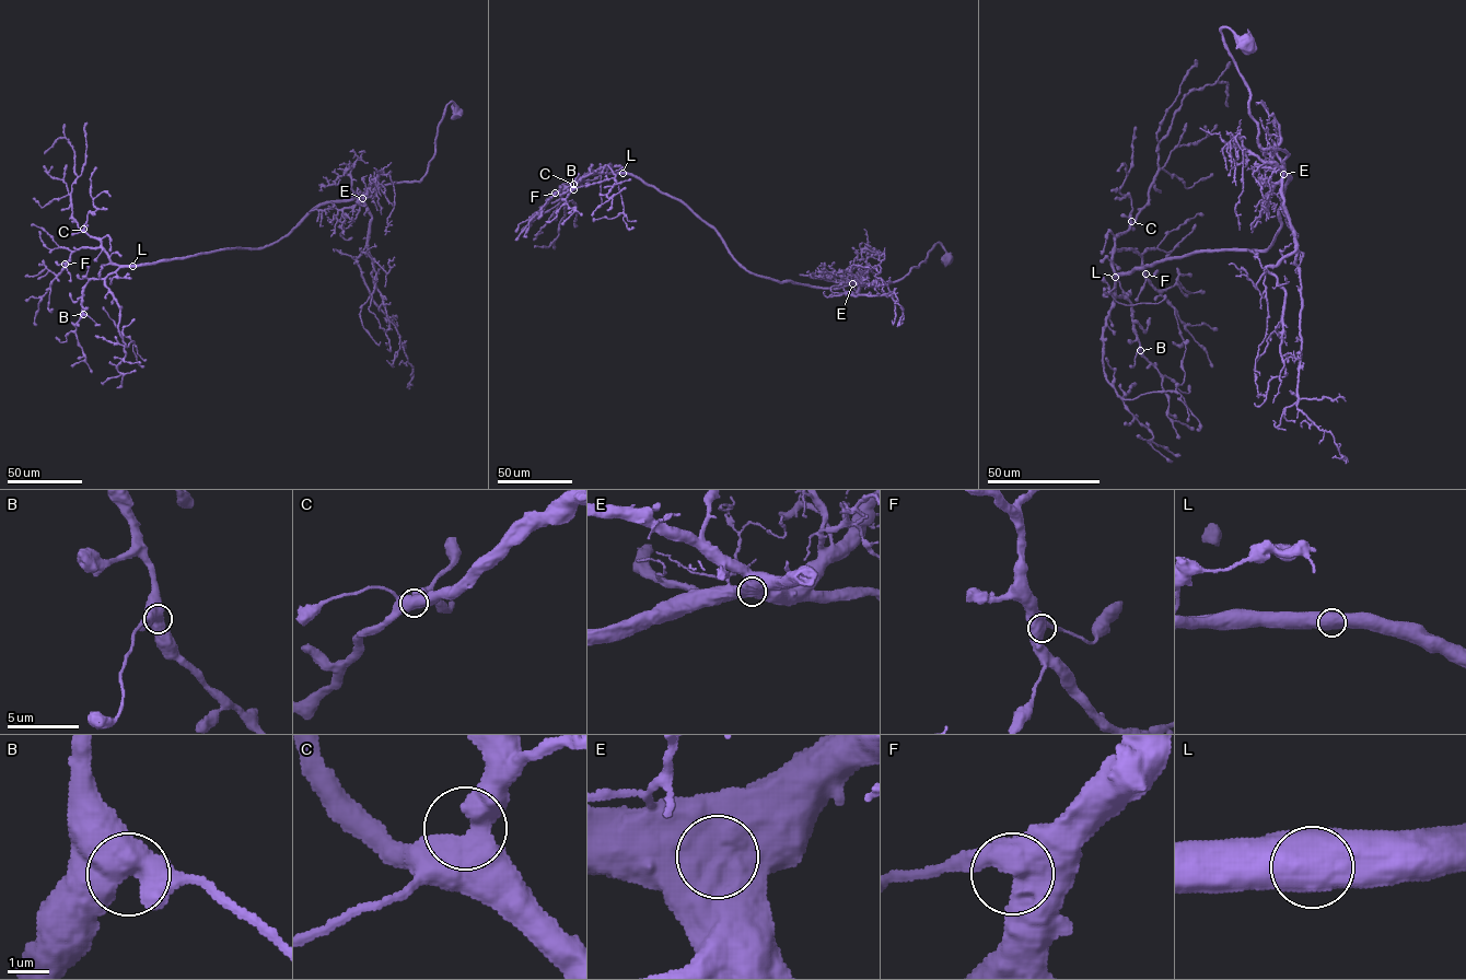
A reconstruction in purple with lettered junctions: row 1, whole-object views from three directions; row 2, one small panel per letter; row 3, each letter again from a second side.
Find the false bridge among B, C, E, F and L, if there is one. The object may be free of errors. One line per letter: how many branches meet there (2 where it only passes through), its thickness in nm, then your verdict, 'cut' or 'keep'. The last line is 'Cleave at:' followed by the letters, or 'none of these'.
B: branches 2; calibre 800 nm; keep
C: branches 2; calibre 700 nm; keep
E: branches 1; calibre 1300 nm; keep
F: branches 2; calibre 700 nm; keep
L: branches 2; calibre 850 nm; keep
Cleave at: none of these

